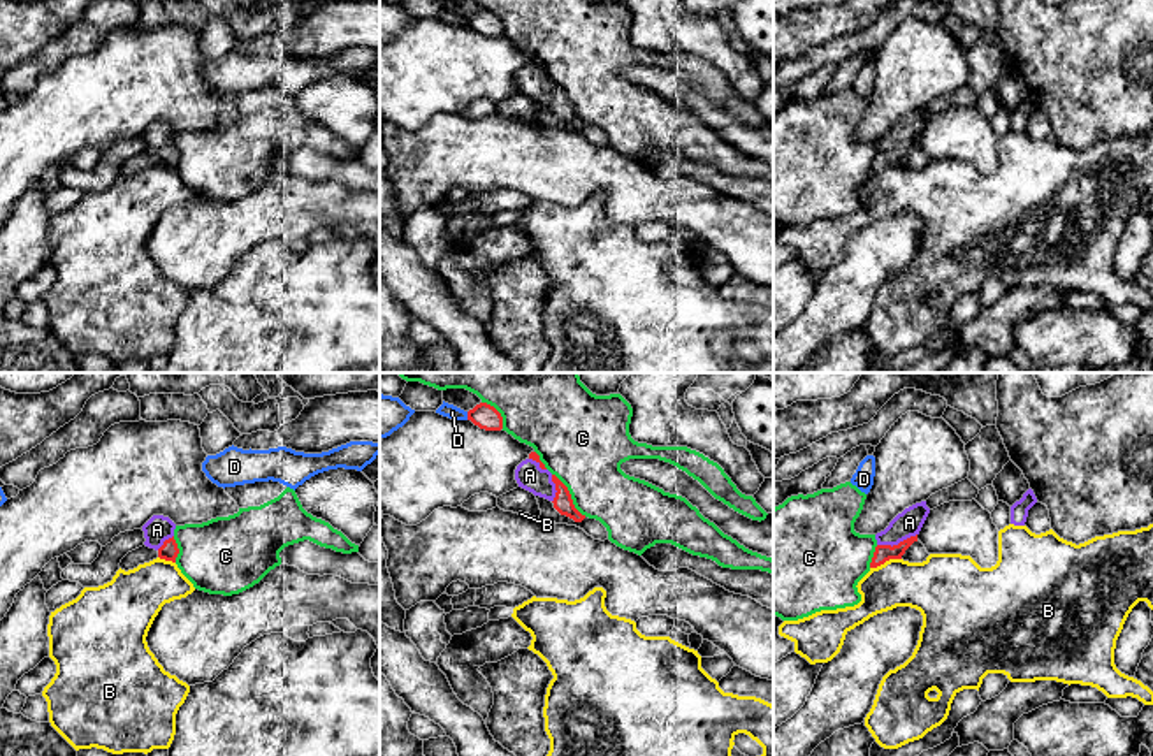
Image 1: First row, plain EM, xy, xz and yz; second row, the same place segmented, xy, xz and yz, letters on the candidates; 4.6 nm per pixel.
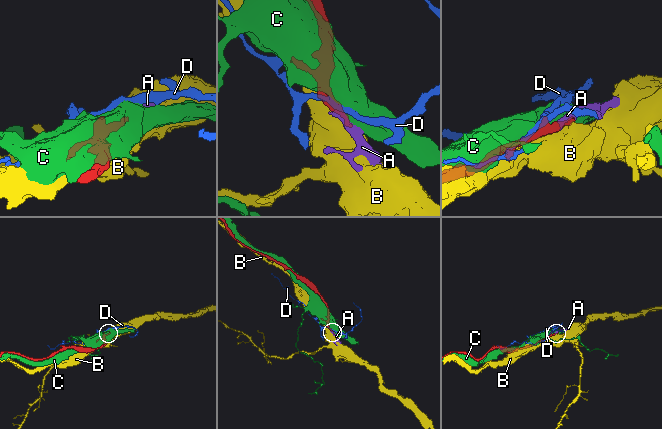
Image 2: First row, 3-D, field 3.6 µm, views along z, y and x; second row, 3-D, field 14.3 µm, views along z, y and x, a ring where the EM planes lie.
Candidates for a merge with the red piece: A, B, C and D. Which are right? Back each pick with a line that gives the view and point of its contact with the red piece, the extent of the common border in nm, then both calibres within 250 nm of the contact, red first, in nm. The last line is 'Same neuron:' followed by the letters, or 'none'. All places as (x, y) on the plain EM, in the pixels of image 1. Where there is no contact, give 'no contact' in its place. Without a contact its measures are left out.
A: meets red in yz at (899, 150); contact 190 nm long; 80 nm thick on the red side, 120 nm on the other
Same neuron: A

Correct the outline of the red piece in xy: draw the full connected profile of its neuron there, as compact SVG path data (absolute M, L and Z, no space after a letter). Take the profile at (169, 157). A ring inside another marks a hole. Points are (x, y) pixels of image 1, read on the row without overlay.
M153 121L144 132L144 151L155 155L160 165L176 169L179 160L178 149L174 146L176 130L163 121Z

